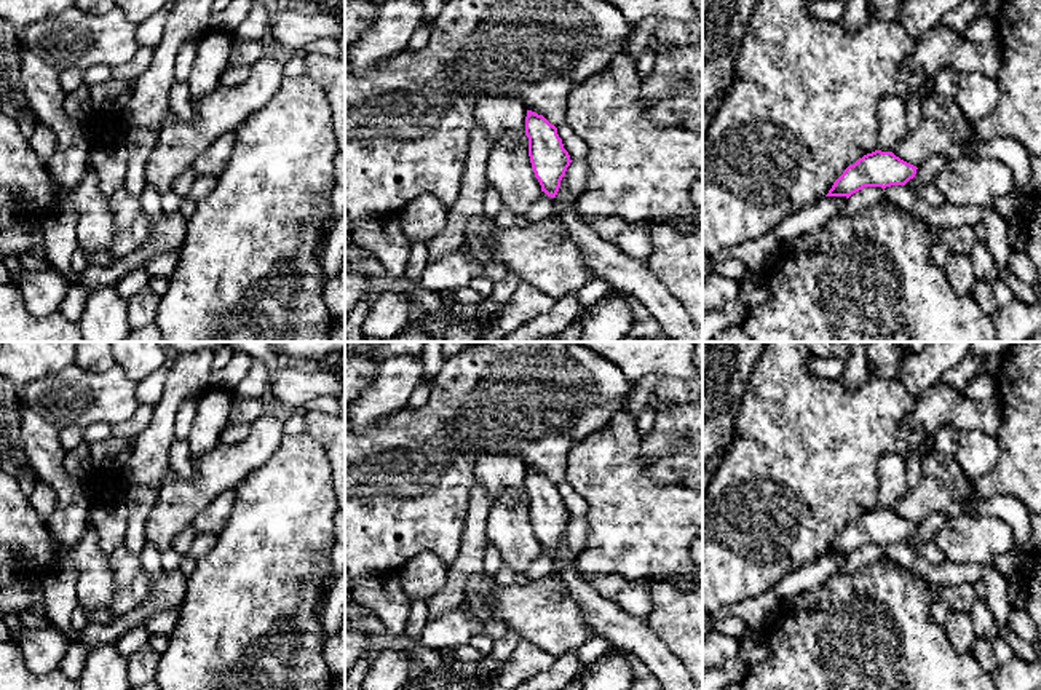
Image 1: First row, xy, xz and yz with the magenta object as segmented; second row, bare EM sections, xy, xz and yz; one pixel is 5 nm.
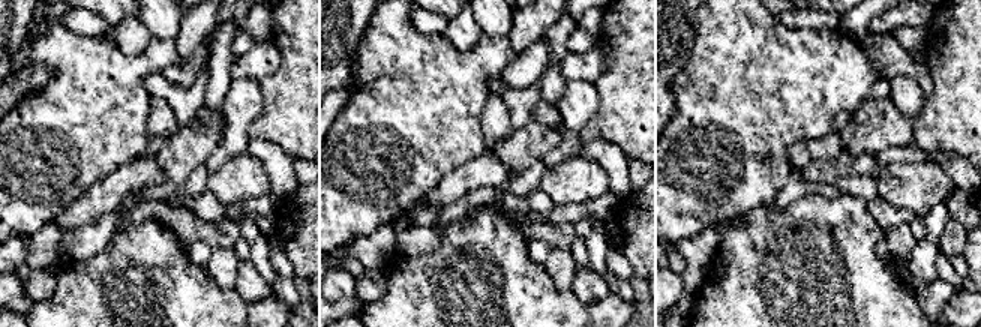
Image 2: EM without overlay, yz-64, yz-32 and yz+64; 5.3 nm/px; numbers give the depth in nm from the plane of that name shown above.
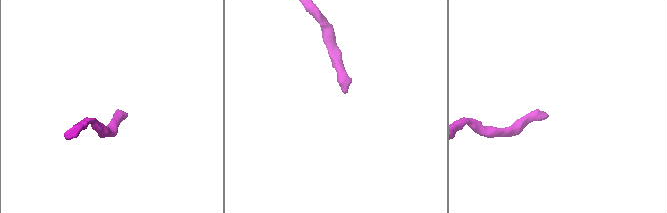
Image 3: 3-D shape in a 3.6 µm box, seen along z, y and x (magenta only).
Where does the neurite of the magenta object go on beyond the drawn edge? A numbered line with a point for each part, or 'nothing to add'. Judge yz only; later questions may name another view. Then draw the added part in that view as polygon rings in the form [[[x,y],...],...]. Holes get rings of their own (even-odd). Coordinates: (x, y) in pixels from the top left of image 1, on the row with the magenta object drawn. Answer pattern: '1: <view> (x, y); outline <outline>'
nothing to add

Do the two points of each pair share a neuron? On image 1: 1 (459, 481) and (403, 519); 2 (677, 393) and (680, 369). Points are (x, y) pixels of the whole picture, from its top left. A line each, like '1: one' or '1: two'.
1: one
2: two

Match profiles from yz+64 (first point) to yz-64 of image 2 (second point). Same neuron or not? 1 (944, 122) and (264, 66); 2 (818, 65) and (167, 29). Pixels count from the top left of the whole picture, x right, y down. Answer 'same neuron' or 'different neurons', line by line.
1: different neurons
2: different neurons

